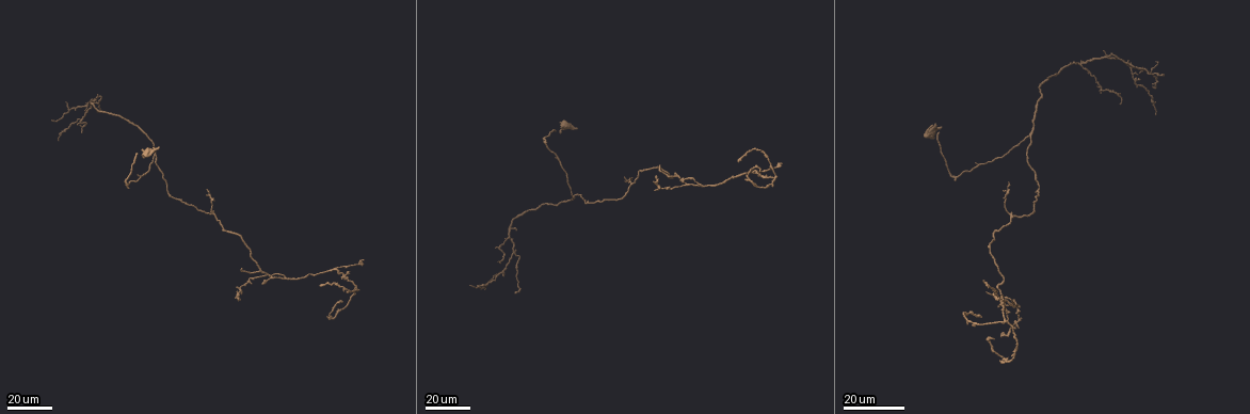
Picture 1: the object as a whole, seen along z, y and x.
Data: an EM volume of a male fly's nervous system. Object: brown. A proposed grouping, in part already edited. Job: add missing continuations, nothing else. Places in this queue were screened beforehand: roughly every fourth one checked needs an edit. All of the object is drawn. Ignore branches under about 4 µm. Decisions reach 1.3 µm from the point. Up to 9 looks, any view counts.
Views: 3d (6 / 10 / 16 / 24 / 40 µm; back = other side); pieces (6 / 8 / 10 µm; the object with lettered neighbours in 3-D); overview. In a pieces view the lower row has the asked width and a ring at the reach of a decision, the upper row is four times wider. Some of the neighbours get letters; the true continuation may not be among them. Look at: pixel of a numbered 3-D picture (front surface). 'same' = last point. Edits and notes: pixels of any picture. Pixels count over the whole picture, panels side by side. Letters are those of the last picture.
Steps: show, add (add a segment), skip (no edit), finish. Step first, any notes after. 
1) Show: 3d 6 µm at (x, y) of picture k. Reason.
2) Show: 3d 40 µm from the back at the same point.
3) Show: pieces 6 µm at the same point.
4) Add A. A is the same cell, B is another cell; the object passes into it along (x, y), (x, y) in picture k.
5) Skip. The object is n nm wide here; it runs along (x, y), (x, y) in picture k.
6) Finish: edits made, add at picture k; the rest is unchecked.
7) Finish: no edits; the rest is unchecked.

Show: 3d 24 µm at (747, 174) of picture 1. Free end.

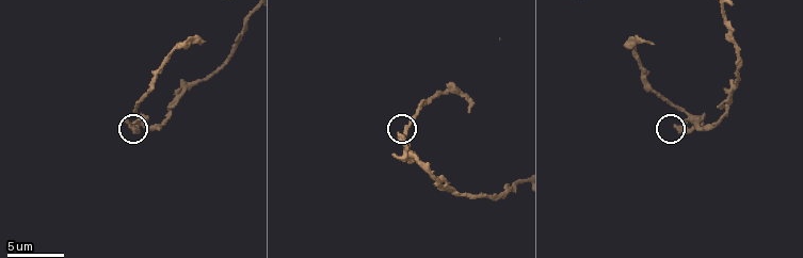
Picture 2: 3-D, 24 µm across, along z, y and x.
Show: pieces 6 µm at (397, 131) of picture 2.

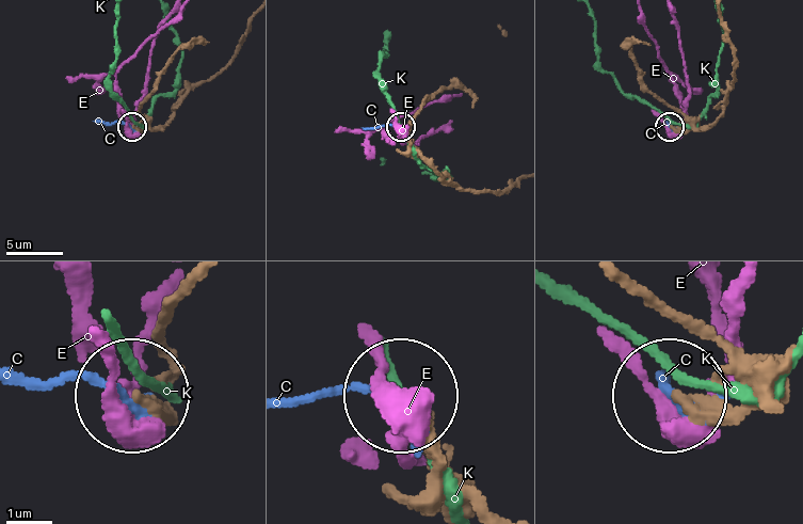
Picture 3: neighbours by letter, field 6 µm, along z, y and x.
Skip. The object is 230 nm wide here; C, E and K are other cells; it runs along (719, 10), (733, 47), (732, 88), (712, 122), (671, 128) in picture 3; no lettered segment goes on from it.

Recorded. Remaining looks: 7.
Show: 3d 24 µm at (252, 284) of picture 1. Branch stops here.

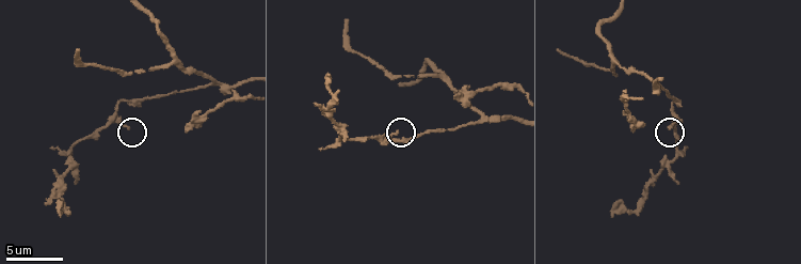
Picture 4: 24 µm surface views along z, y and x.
Show: pieces 10 µm at (396, 129) of picture 4.

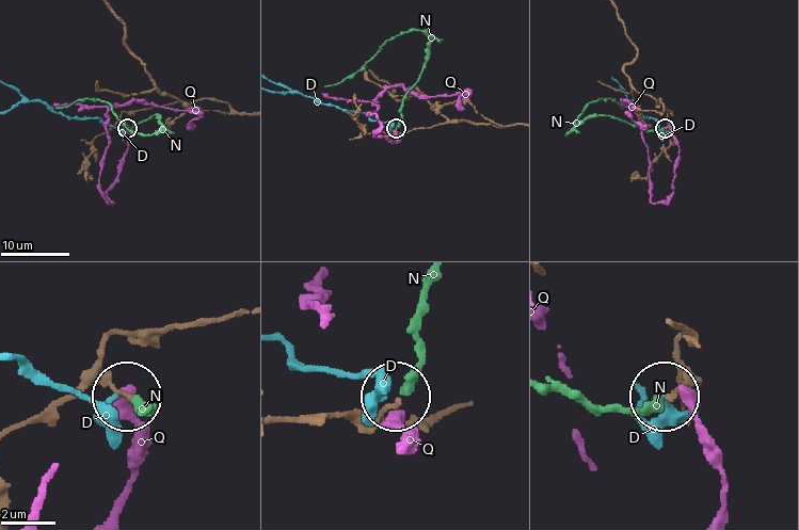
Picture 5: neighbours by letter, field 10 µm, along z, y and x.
Skip. The object is 170 nm wide here; D, N and Q are other cells; none of them fits.

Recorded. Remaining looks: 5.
Show: 3d 24 µm at (761, 173) of picture 1. An open end.

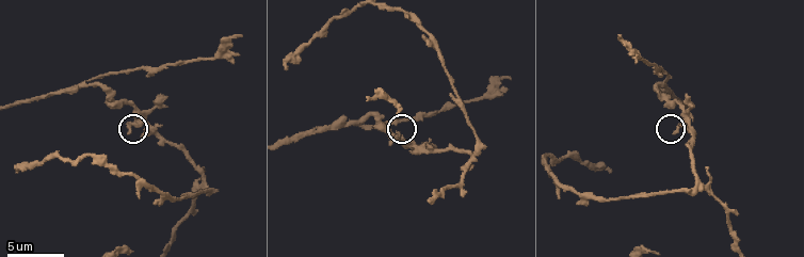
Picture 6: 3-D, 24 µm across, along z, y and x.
Show: pieces 8 µm at (674, 131) of picture 6.

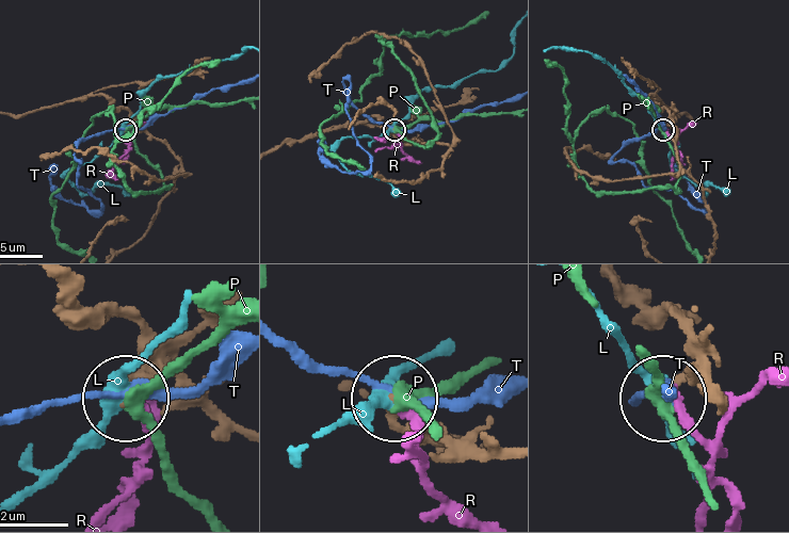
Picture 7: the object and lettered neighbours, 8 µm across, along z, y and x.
Skip. L, P, R and T are other cells; none of them fits.

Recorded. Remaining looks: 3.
Show: 3d 10 µm at (346, 21) of picture 4. Free end.

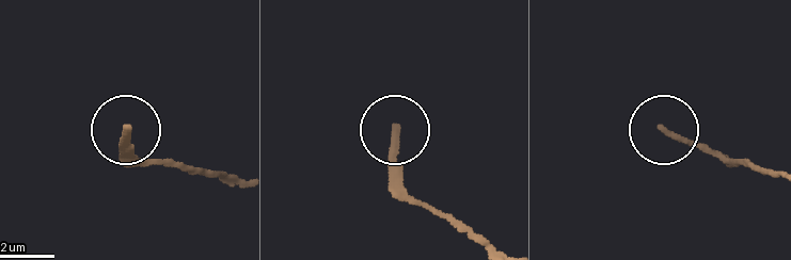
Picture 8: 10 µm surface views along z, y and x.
Show: pieces 6 µm at (125, 129) of picture 8. What lies round it.

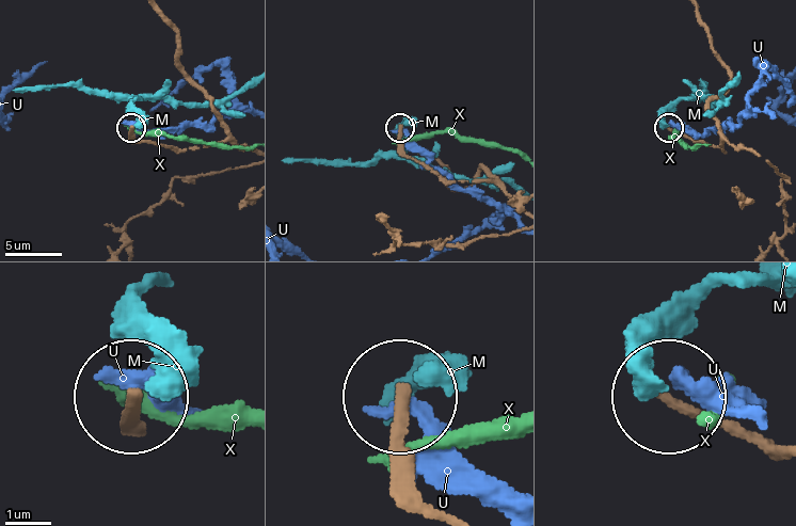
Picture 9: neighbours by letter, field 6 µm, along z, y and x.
Skip. M, U and X are other cells; it runs along (775, 445), (675, 396) in picture 9; none of them fits.

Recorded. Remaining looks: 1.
Finish: no edits; the rest is unchecked.

